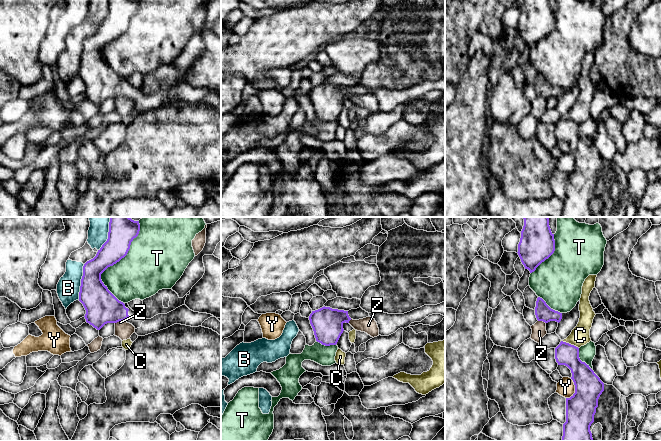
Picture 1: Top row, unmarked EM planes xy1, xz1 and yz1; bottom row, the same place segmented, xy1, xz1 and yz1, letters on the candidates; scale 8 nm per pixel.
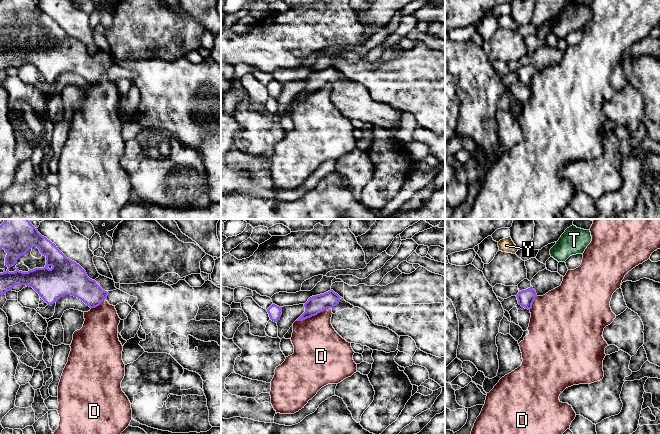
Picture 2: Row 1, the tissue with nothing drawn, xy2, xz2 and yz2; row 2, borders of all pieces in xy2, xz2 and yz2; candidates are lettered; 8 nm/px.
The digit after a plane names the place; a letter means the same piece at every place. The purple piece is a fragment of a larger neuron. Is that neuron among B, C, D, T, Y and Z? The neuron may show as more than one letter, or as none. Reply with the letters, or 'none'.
none

